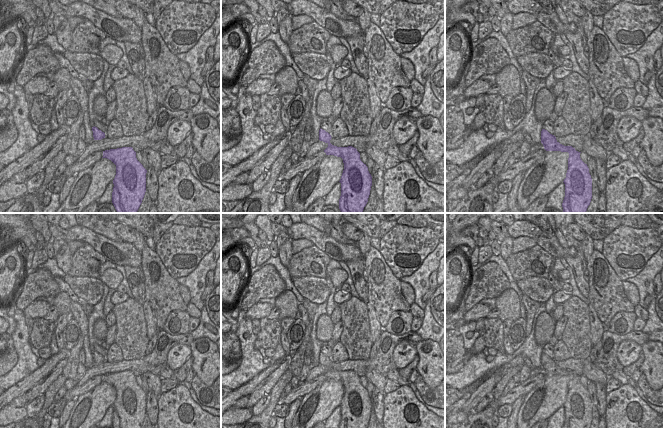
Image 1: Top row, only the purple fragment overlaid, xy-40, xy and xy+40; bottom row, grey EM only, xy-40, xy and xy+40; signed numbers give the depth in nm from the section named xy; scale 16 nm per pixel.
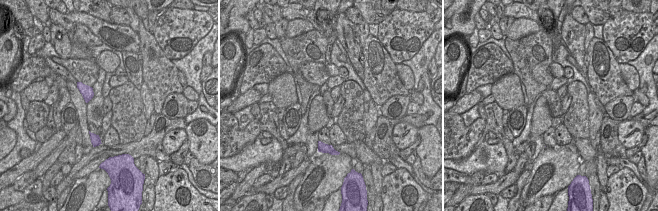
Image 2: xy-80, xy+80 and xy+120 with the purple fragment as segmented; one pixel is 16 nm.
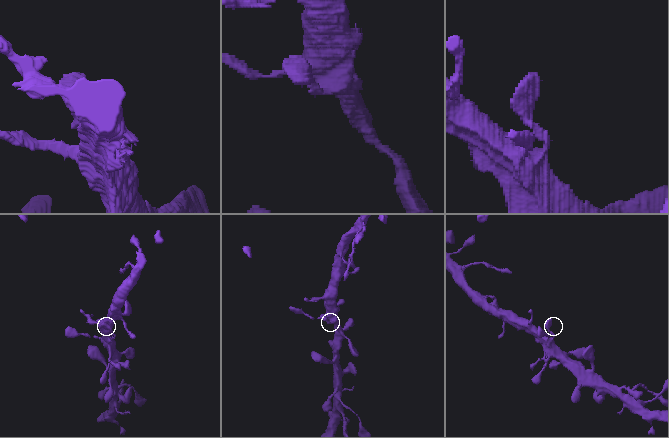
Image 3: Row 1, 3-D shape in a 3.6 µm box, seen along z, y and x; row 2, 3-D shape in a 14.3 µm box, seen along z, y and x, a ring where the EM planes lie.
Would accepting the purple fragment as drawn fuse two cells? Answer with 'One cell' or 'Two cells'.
One cell

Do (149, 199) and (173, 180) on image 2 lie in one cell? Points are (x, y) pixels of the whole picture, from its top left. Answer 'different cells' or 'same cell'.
different cells

